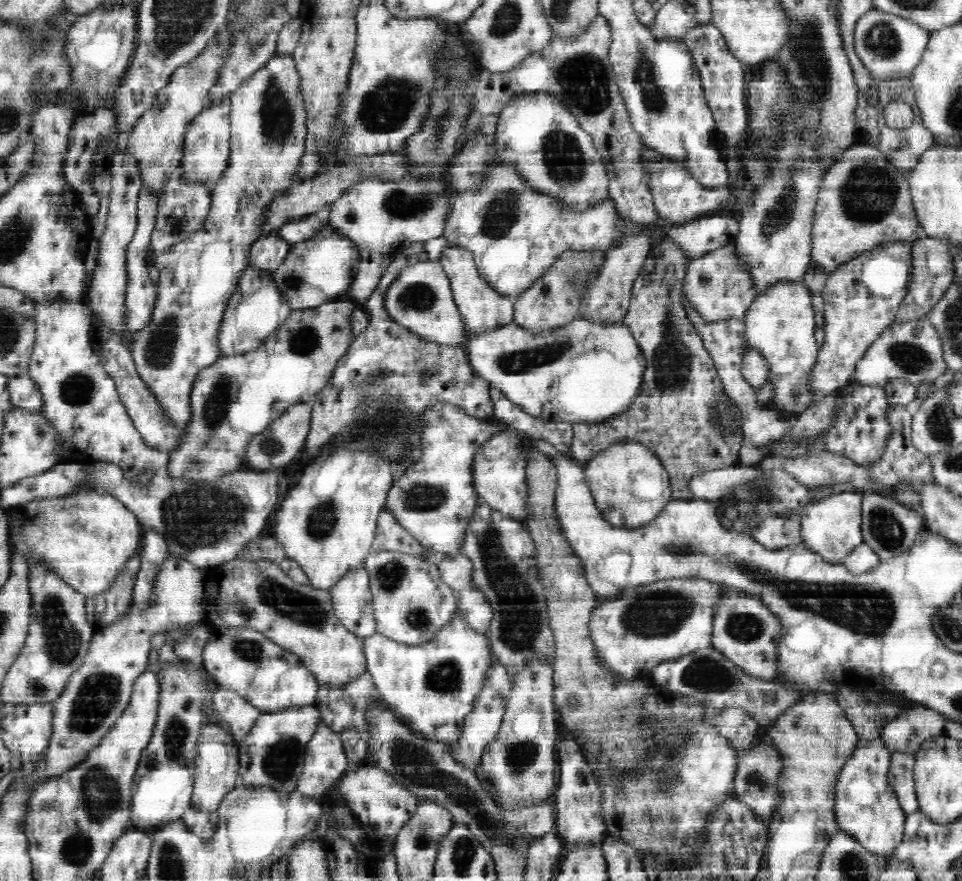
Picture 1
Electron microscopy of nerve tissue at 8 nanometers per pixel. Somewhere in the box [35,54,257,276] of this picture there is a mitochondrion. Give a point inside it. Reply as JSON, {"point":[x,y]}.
{"point":[93,77]}

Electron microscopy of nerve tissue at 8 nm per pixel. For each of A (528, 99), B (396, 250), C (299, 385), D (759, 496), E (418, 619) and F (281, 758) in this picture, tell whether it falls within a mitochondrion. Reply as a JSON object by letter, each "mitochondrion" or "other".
{"A":"other","B":"other","C":"other","D":"mitochondrion","E":"mitochondrion","F":"mitochondrion"}

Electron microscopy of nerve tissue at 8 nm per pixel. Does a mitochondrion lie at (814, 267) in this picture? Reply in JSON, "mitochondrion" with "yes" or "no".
{"mitochondrion":"no"}

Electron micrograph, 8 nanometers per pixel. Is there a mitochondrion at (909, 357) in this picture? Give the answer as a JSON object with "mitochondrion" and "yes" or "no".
{"mitochondrion":"yes"}

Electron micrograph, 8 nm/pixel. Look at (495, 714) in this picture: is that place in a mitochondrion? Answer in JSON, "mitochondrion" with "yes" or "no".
{"mitochondrion":"no"}

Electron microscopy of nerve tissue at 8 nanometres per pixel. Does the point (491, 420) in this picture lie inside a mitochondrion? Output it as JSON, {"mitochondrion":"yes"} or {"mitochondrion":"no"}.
{"mitochondrion":"no"}

